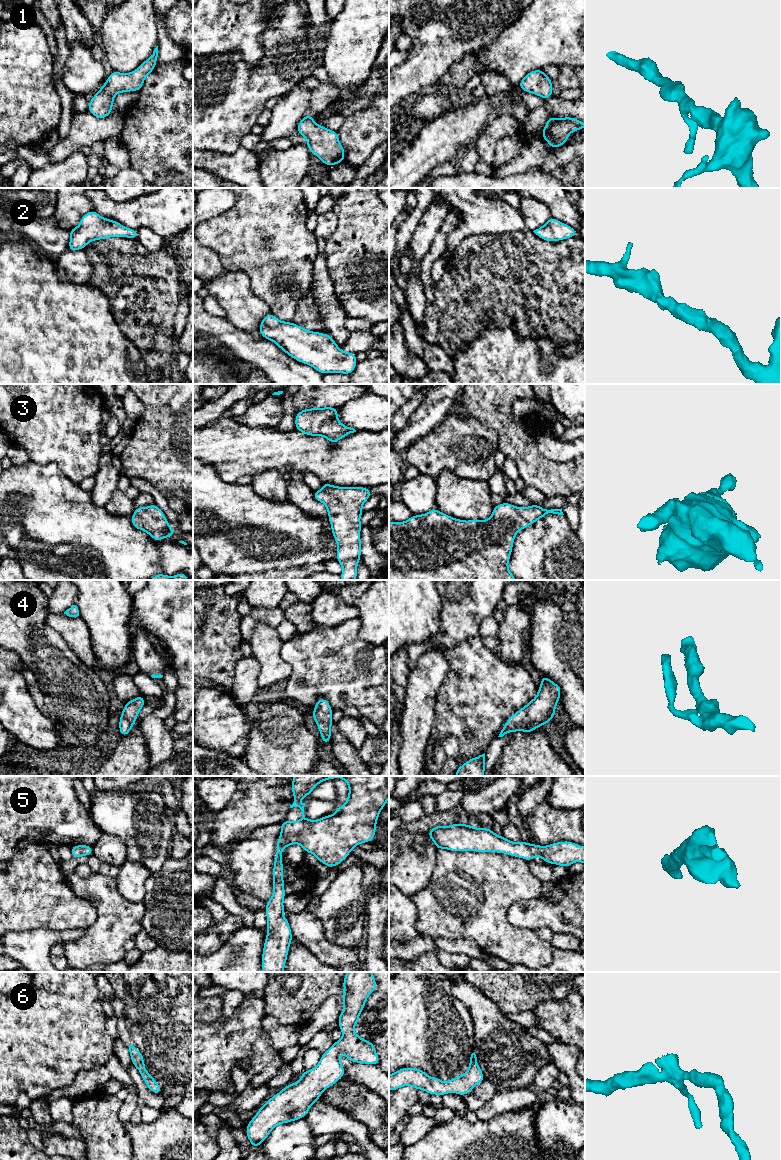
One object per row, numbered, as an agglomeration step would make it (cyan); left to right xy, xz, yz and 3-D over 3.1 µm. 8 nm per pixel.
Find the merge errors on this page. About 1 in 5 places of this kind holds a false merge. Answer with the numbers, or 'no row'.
no row

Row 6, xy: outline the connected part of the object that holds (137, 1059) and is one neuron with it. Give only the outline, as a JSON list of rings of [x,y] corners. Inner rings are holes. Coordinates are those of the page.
[[[129,1042],[127,1048],[130,1052],[131,1062],[132,1064],[139,1070],[142,1079],[147,1084],[148,1089],[156,1094],[162,1094],[161,1086],[157,1083],[157,1081],[149,1074],[144,1064],[144,1057],[140,1050],[135,1048],[133,1042]]]

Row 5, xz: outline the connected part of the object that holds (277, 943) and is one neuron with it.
[[[294,776],[291,788],[294,802],[290,805],[290,808],[300,808],[302,818],[294,822],[286,819],[280,824],[281,834],[277,840],[273,865],[273,895],[266,902],[265,907],[267,935],[261,958],[263,972],[284,972],[288,951],[293,939],[288,919],[283,916],[283,900],[286,896],[282,863],[284,848],[297,843],[303,847],[305,853],[312,853],[319,862],[327,867],[333,868],[342,863],[353,848],[360,843],[368,843],[375,837],[375,827],[379,814],[389,799],[389,776]],[[337,777],[343,779],[349,786],[347,802],[339,806],[337,811],[329,816],[317,820],[307,819],[304,815],[305,803],[298,800],[308,797],[319,783]]]

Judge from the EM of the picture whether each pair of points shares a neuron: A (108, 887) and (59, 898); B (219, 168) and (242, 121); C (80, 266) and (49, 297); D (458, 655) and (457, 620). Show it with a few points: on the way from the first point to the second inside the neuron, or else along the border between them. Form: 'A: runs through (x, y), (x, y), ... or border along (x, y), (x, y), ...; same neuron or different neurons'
A: border along (64, 876), (68, 886), (77, 895), (84, 898); different neurons
B: border along (240, 146), (231, 153), (203, 151); different neurons
C: border along (54, 260), (56, 274), (59, 277), (88, 285); different neurons
D: border along (476, 635), (464, 639), (447, 651); different neurons

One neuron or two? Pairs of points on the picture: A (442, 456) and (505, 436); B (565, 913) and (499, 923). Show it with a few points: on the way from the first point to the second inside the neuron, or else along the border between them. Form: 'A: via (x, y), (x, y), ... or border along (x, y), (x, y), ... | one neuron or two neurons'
A: border along (480, 422), (496, 433), (499, 449) | two neurons
B: border along (513, 901), (507, 919), (515, 926), (531, 930) | two neurons

